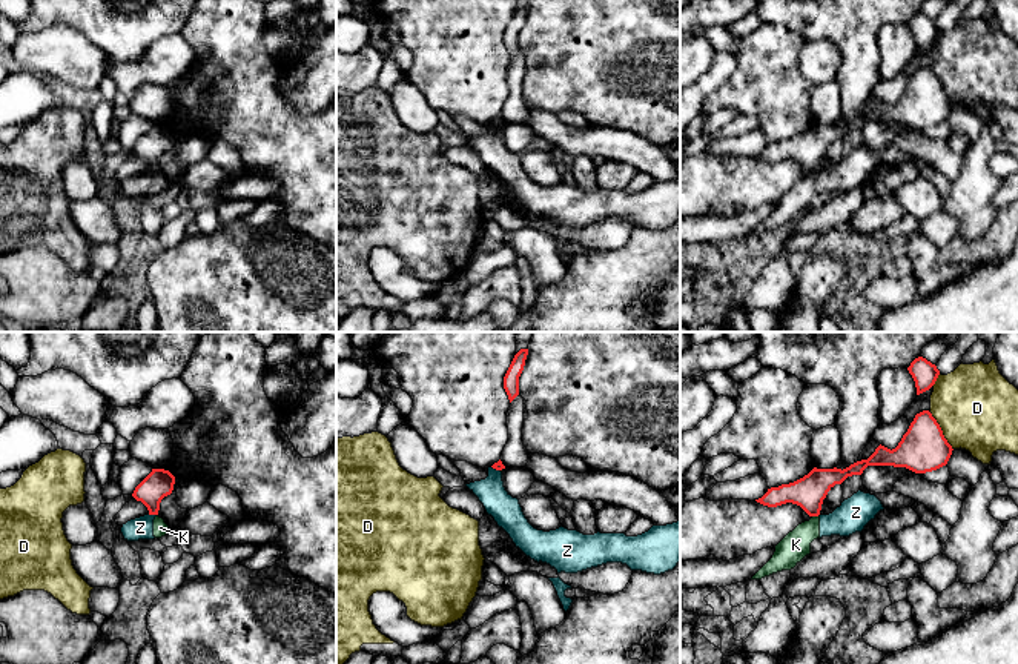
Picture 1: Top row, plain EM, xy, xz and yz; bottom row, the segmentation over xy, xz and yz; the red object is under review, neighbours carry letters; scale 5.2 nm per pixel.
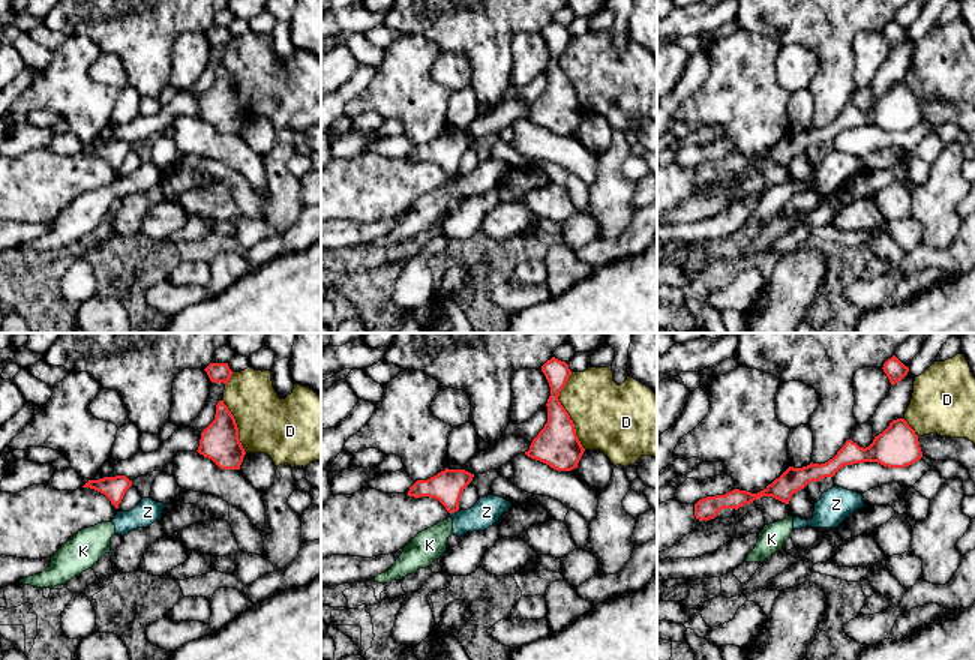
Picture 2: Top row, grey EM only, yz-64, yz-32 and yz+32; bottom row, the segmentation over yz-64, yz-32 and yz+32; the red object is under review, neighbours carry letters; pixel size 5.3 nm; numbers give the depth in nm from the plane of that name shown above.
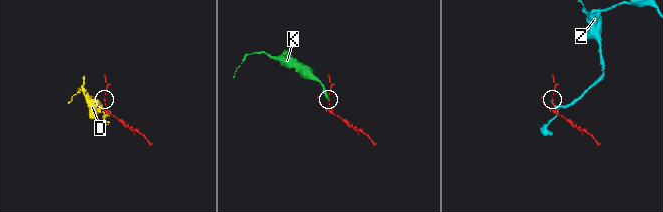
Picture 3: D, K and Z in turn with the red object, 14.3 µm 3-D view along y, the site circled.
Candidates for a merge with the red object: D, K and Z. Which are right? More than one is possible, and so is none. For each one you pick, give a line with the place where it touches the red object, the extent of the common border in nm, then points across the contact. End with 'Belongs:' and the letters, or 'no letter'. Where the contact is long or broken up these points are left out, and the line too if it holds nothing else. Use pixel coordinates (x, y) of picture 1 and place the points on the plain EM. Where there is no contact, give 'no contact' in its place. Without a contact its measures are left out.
Belongs: no letter

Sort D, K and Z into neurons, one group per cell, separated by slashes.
D / K Z

